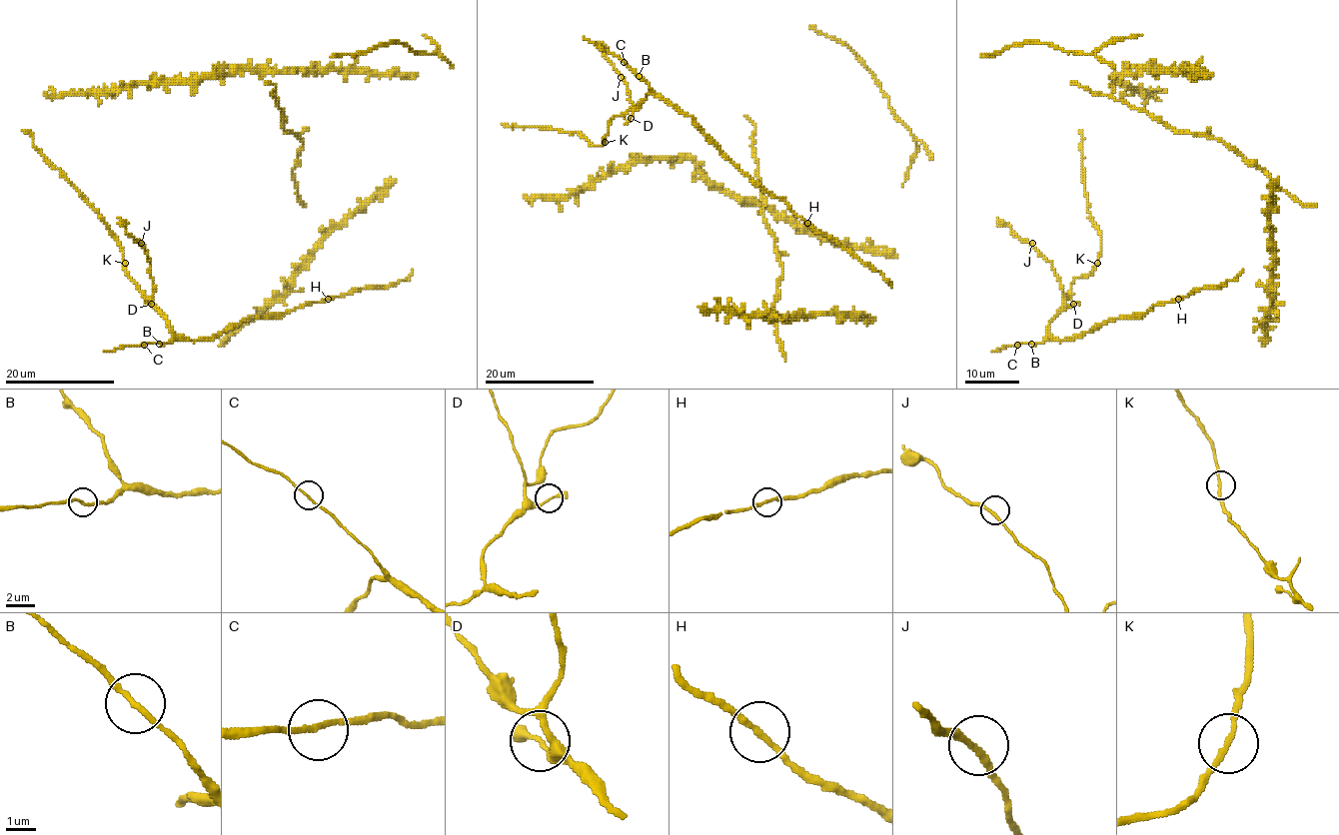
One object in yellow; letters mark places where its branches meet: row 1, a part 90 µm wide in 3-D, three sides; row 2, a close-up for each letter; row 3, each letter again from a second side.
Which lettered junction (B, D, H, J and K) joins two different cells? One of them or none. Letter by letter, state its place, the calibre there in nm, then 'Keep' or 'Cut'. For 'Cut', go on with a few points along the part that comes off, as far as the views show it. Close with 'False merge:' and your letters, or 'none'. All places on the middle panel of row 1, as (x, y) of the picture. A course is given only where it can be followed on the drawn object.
B: Place: (639, 76). Thickness 170 nm. Keep
D: Place: (631, 118). Thickness 150 nm. Keep
H: Place: (807, 223). Thickness 200 nm. Keep
J: Place: (621, 77). Thickness 190 nm. Keep
K: Place: (605, 142). Thickness 190 nm. Keep
False merge: none

